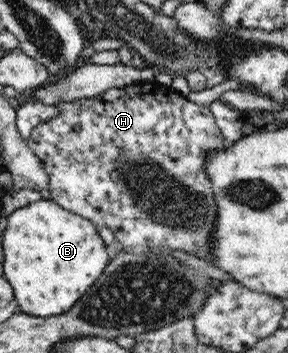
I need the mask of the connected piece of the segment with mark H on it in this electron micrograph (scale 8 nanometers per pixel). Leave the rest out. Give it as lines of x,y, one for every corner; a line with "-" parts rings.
156,81
137,82
124,86
121,90
109,90
104,94
90,99
76,99
76,101
60,101
56,105
57,114
48,121
37,123
26,141
34,155
40,159
46,174
48,174
48,189
50,199
54,200
60,207
76,213
92,222
95,226
105,225
109,227
114,239
117,239
123,247
130,249
159,250
169,248
170,250
183,251
188,255
194,255
198,259
210,261
210,245
212,245
212,233
216,229
214,221
218,217
218,205
214,197
214,186
212,180
206,174
205,164
208,153
218,153
225,147
225,139
221,129
216,125
214,114
208,104
198,104
189,101
174,89
161,85

